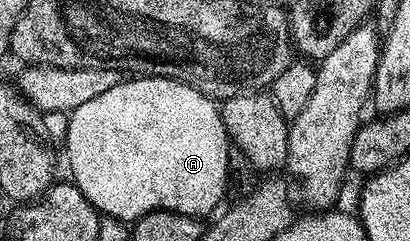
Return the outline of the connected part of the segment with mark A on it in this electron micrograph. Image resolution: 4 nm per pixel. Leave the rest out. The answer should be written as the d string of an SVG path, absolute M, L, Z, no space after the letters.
M132 76L129 80L121 80L114 84L102 96L94 96L86 104L78 104L78 108L67 115L68 118L68 170L71 181L90 200L95 210L101 215L119 220L135 220L152 210L173 210L175 214L185 214L187 218L203 219L203 214L208 214L224 198L224 190L229 189L227 152L230 145L228 133L222 124L220 106L213 99L202 92L190 88L185 82L173 78L158 78L155 76Z

